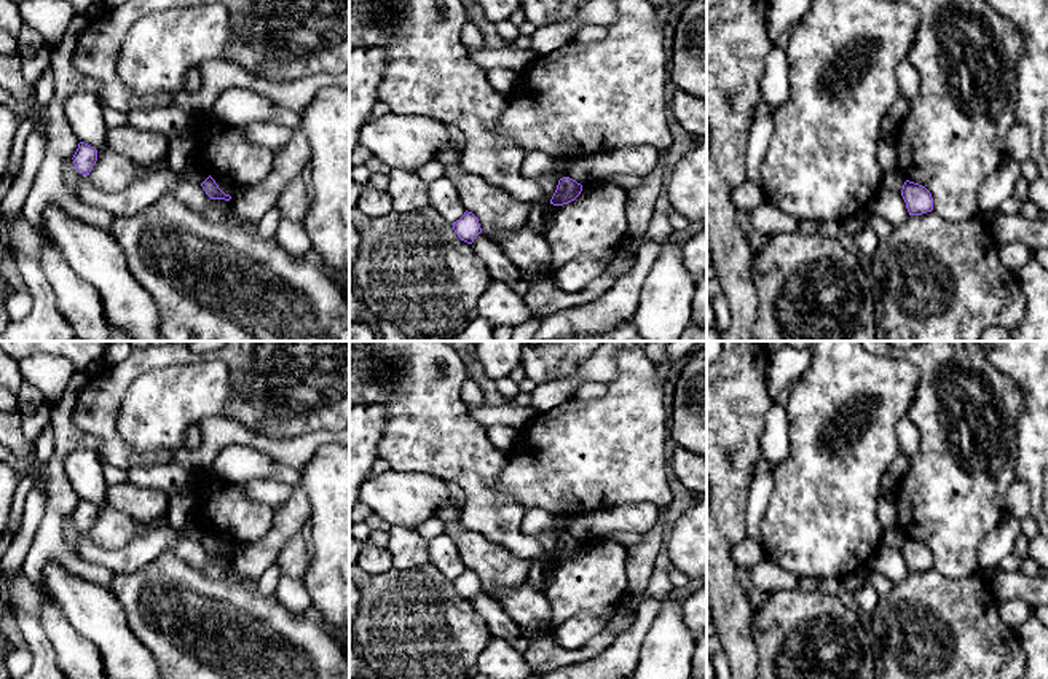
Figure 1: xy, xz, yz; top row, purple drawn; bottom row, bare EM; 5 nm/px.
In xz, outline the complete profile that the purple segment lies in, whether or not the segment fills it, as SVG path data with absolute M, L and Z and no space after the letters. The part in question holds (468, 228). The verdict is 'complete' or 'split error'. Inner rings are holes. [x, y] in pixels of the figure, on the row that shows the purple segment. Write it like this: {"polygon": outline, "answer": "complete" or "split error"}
{"polygon": "M464 212L464 215L456 220L453 225L458 237L467 244L472 244L474 239L482 233L479 218L472 212Z", "answer": "complete"}

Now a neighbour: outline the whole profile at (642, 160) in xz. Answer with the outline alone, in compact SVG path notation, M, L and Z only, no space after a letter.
M652 145L621 148L597 156L585 156L573 163L568 177L581 185L606 179L614 174L644 179L659 163L660 150Z

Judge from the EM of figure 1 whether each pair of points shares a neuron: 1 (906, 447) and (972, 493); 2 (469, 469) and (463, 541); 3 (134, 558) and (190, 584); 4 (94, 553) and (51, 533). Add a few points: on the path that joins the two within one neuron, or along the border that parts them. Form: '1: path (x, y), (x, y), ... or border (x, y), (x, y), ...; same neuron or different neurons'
1: border (906, 416), (919, 435), (919, 448), (911, 458); different neurons
2: border (458, 509), (466, 529), (500, 544); different neurons
3: border (187, 563), (165, 550), (137, 569), (117, 574); different neurons
4: border (77, 553), (110, 571); different neurons

